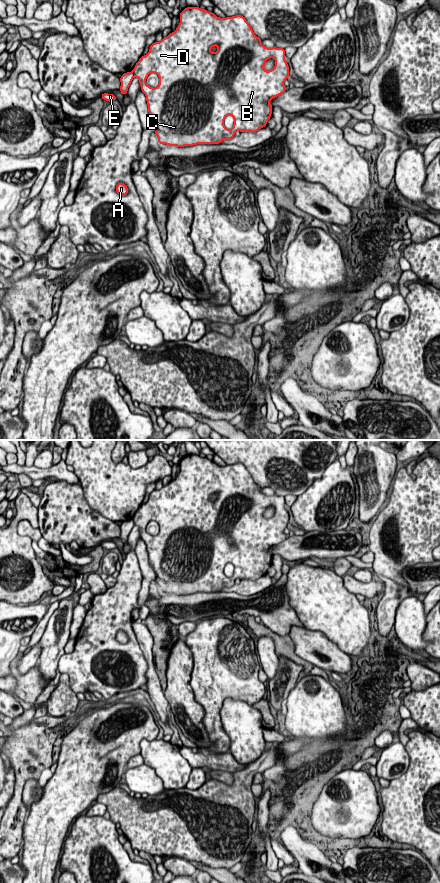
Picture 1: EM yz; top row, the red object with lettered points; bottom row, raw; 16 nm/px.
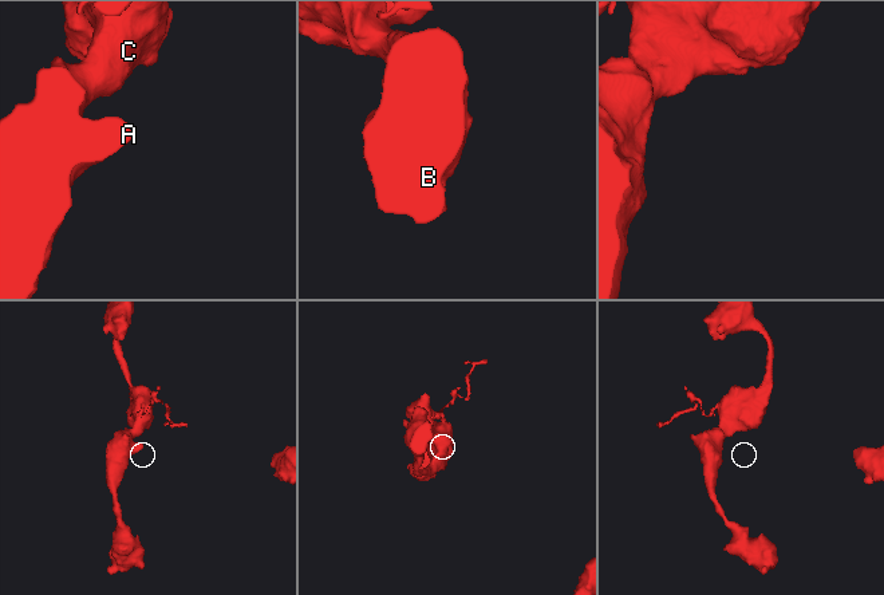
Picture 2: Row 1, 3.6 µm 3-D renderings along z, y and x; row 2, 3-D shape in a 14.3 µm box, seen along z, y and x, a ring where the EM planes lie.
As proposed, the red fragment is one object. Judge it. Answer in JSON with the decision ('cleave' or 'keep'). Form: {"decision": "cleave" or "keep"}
{"decision": "cleave"}

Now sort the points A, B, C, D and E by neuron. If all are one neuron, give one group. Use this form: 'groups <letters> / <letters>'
groups A B C D / E

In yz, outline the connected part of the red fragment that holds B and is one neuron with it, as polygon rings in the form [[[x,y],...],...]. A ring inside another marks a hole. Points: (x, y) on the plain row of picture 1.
[[[186,455],[179,465],[180,471],[176,478],[151,492],[149,500],[141,504],[133,517],[134,525],[139,527],[141,539],[146,544],[149,565],[156,573],[154,582],[159,593],[184,595],[220,592],[224,587],[232,587],[236,579],[256,580],[265,575],[273,556],[269,549],[286,539],[284,529],[289,526],[289,513],[285,509],[285,497],[262,493],[262,487],[254,482],[242,463],[220,466],[200,455]],[[269,506],[275,508],[275,515],[266,519],[264,512]],[[150,521],[159,525],[156,536],[146,532]],[[227,563],[234,566],[231,577],[224,574]]]

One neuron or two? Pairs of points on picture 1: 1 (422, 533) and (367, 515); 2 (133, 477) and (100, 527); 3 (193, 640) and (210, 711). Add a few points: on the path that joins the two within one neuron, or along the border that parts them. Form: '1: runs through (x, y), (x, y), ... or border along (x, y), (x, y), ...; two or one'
1: border along (386, 501), (373, 520); two
2: border along (88, 503), (93, 509), (116, 522); two
3: runs through (210, 658), (210, 693); one

